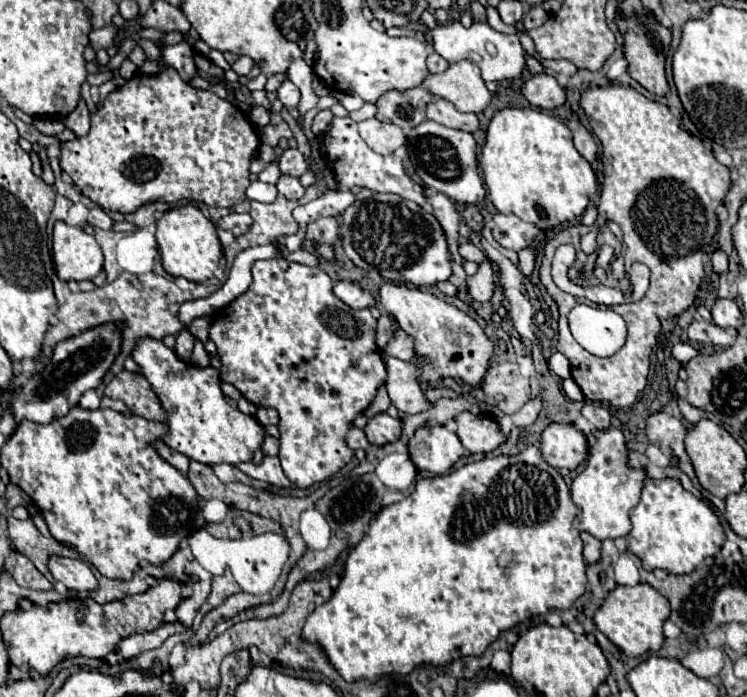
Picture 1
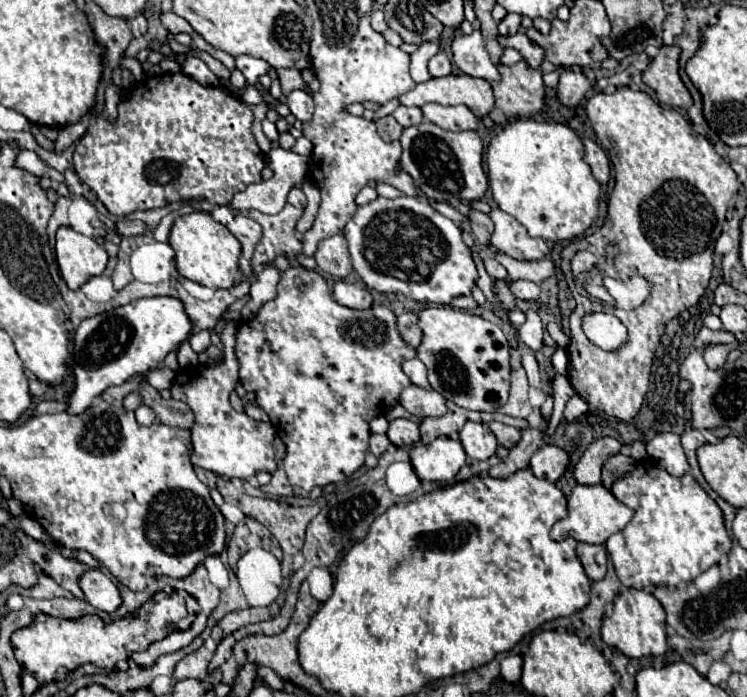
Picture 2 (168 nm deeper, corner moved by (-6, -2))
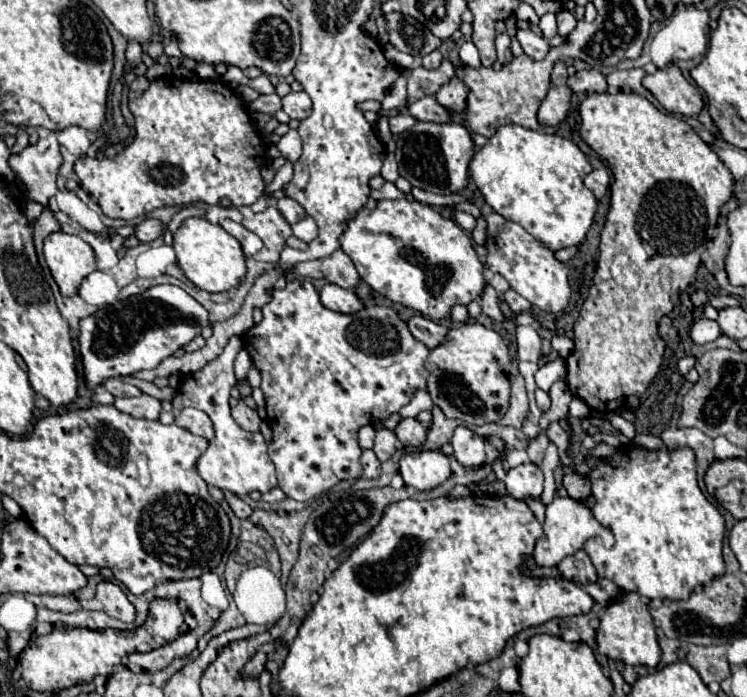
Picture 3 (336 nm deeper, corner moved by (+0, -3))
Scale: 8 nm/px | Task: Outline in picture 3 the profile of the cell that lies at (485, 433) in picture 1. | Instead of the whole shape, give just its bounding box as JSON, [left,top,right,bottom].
[451,427,485,467]

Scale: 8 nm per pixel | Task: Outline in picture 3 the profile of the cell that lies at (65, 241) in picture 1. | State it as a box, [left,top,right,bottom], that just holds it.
[43,231,97,297]

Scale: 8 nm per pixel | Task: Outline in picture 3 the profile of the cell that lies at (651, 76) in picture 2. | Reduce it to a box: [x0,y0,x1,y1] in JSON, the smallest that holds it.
[643,65,703,117]

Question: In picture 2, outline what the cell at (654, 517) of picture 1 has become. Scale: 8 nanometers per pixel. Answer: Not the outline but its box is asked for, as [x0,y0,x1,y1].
[607,460,731,590]

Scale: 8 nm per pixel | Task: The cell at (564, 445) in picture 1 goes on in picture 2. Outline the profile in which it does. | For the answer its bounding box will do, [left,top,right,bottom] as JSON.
[529,444,571,482]

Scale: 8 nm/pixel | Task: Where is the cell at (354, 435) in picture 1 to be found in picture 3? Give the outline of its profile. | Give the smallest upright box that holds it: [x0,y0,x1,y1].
[373,429,397,461]

